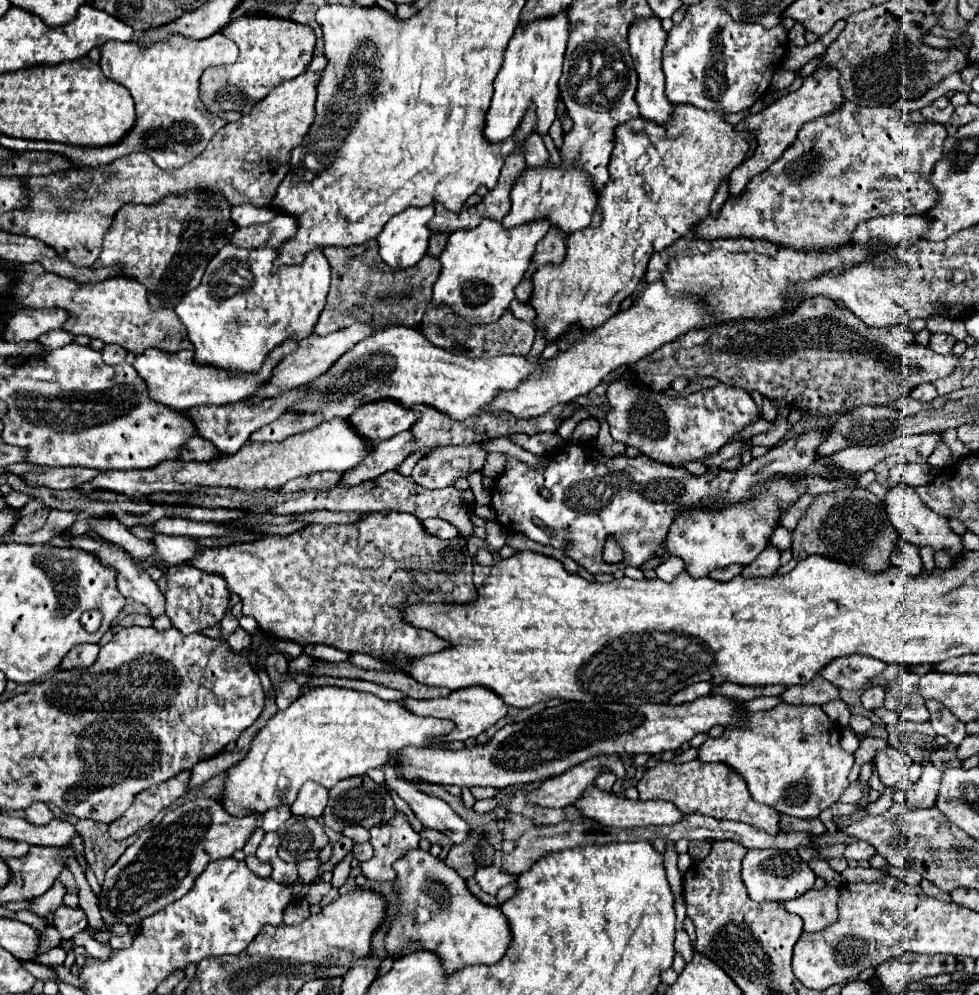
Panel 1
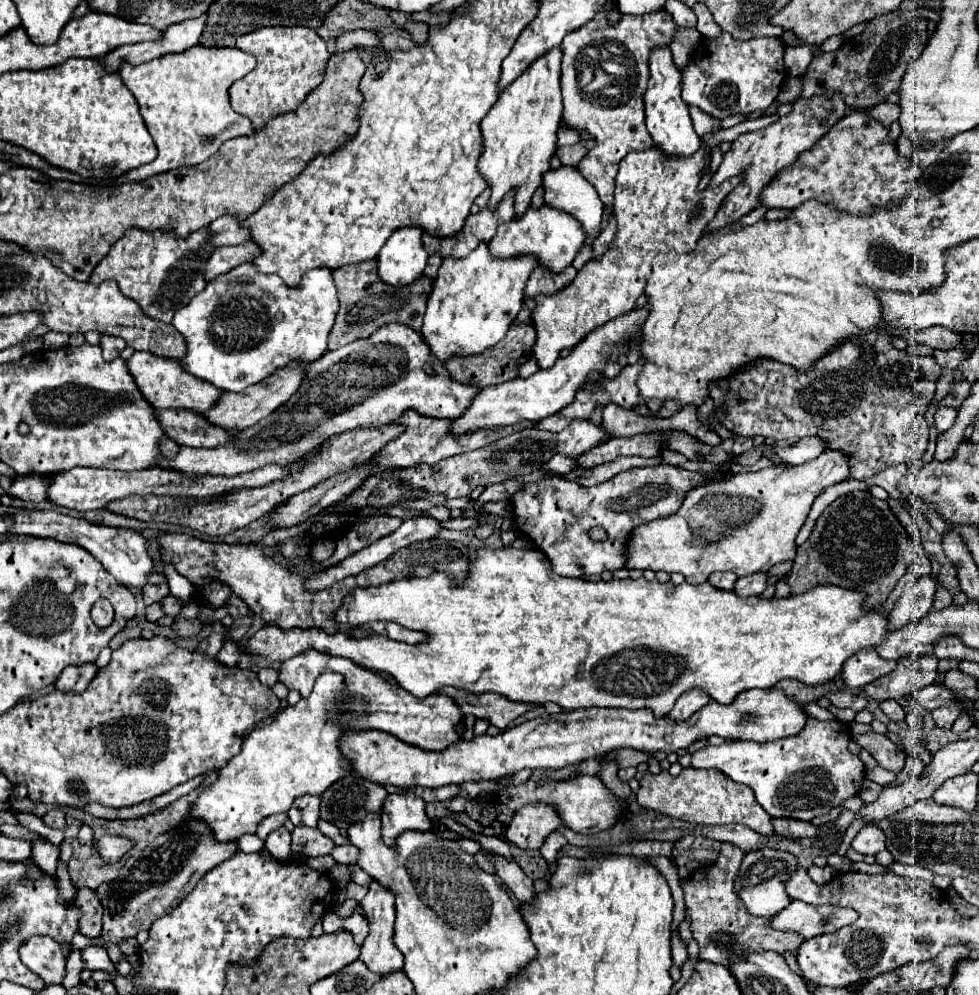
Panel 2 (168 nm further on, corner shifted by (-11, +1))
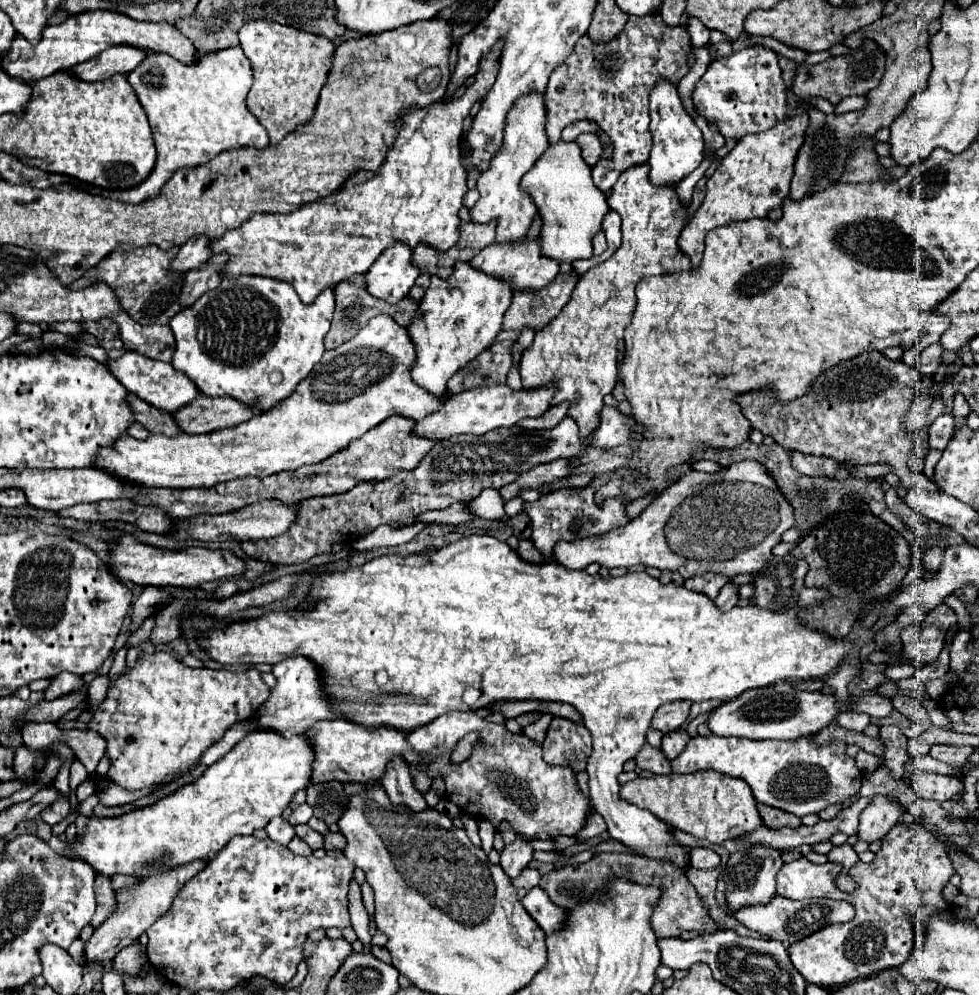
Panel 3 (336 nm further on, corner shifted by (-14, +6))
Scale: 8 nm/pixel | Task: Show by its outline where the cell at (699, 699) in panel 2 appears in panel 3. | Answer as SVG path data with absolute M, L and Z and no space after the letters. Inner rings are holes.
M674 701L668 705L662 705L652 719L652 727L662 731L662 733L670 733L676 731L688 717L690 717L690 701Z

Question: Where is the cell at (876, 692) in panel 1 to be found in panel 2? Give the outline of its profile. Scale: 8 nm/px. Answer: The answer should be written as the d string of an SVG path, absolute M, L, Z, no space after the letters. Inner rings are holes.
M909 654L899 658L897 668L883 678L863 686L865 694L877 702L901 700L905 694L917 692L937 678L937 658L935 654Z

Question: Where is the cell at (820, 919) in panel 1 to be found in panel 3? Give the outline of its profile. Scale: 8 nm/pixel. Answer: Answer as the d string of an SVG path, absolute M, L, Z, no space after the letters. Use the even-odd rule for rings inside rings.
M776 895L768 905L754 905L746 907L734 913L734 917L746 925L748 929L754 929L762 935L768 935L770 939L778 939L784 945L792 945L796 941L806 939L808 935L820 931L826 925L832 923L846 923L856 915L854 905L848 901L834 901L834 899L804 899L804 901L792 901L786 897Z

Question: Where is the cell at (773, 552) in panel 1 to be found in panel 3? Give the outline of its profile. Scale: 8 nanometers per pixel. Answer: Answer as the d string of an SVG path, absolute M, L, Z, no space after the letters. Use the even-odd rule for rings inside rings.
M726 583L722 589L720 589L720 593L718 593L718 597L714 599L714 603L720 607L720 609L732 609L738 601L740 601L740 595L738 595L738 589L740 589L740 585L736 585L736 583Z

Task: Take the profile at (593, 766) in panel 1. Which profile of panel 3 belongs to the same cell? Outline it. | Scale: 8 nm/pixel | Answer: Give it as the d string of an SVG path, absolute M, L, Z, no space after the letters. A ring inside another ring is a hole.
M514 837L512 843L508 843L502 851L502 859L500 859L500 867L506 871L508 877L518 877L518 873L522 873L522 869L532 861L534 855L534 847L532 841L526 841L526 837Z

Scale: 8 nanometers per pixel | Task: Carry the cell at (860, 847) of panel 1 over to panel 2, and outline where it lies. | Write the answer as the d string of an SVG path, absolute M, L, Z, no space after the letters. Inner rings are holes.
M873 822L865 824L857 836L853 838L851 846L859 852L859 854L877 854L885 848L885 834L881 828L877 828Z

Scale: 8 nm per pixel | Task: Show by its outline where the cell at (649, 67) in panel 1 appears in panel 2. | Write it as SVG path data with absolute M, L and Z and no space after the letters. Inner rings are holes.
M659 48L651 52L649 68L651 68L651 78L649 78L649 86L645 92L645 124L653 138L653 146L659 148L667 156L687 158L701 148L701 138L693 130L687 104L681 98L681 74L673 64L671 50Z

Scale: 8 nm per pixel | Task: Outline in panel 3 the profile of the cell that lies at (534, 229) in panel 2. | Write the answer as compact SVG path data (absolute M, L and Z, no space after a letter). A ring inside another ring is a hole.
M524 237L522 241L518 241L518 245L510 245L510 247L492 243L486 249L482 249L476 257L472 257L470 265L486 271L488 275L510 279L514 283L514 291L520 291L520 289L538 291L544 285L550 285L554 281L554 277L558 275L558 269L560 269L558 261L550 261L548 257L542 257L540 245L542 245L542 237L536 237L536 239Z

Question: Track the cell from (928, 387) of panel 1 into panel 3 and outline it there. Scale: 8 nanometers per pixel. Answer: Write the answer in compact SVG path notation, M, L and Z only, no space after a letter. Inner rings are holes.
M944 413L930 425L930 447L944 451L954 431L954 415Z

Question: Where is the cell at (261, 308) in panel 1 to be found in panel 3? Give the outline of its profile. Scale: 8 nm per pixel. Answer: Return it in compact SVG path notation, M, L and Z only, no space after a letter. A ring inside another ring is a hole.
M258 275L224 277L216 291L198 297L190 309L182 309L170 319L170 327L176 337L172 365L174 369L186 373L204 395L230 395L244 403L260 403L262 411L268 411L278 401L286 399L322 359L324 337L330 329L332 313L334 291L330 287L326 287L314 303L304 305L292 285L286 281Z

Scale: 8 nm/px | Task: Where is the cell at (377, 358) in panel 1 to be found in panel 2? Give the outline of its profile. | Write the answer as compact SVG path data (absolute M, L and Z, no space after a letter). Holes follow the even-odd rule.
M387 322L369 338L327 352L319 362L307 366L307 374L295 396L255 426L235 434L227 444L215 448L183 446L175 458L155 458L155 466L191 476L211 474L231 478L267 464L287 466L335 434L395 422L405 410L415 410L429 418L457 418L471 404L479 388L453 382L439 362L435 362L435 376L425 374L423 364L429 358L431 354L419 332L401 322Z

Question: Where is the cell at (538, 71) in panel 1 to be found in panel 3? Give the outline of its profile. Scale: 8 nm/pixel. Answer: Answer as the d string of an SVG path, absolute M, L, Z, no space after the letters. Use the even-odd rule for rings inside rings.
M526 93L514 101L510 113L506 115L504 127L504 143L498 153L490 159L490 167L480 173L476 189L480 191L478 203L470 209L472 221L488 223L490 219L498 219L496 241L512 243L522 239L532 225L536 205L534 199L522 189L522 177L534 167L534 163L542 157L542 153L550 147L546 137L546 103L544 93Z

